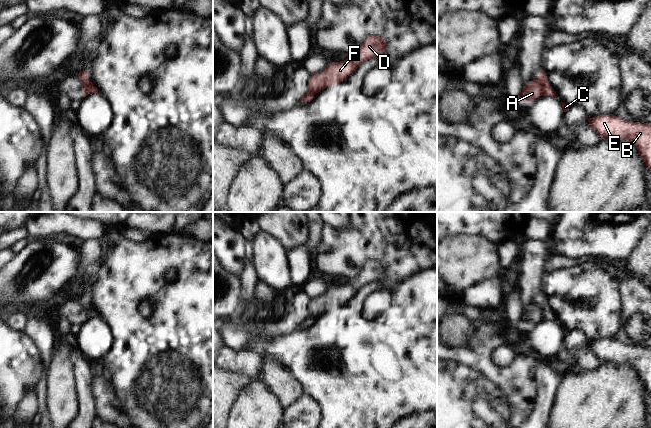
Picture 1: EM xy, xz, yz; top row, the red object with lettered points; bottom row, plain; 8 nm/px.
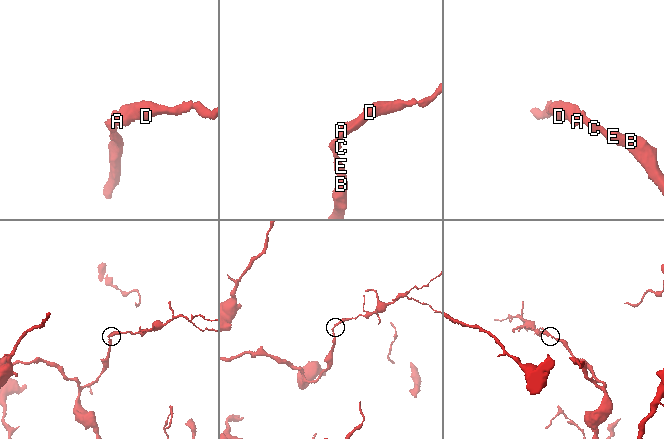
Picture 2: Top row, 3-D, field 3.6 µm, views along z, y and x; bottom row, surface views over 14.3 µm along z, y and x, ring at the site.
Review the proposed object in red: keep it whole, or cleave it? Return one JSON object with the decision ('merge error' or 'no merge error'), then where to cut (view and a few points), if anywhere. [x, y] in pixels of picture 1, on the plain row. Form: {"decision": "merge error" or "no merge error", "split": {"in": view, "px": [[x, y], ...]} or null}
{"decision": "merge error", "split": {"in": "yz", "px": [[536, 302], [543, 318]]}}

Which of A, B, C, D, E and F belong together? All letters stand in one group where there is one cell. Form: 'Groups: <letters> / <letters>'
Groups: A D F / B C E

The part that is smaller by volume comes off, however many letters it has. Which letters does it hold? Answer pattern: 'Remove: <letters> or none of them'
Remove: A, D, F

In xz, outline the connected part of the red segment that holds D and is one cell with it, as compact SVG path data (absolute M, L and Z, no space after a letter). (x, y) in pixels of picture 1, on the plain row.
M368 260L357 276L342 286L328 288L325 293L311 300L309 315L316 318L321 314L343 306L360 288L381 278L386 273L386 265L378 260Z

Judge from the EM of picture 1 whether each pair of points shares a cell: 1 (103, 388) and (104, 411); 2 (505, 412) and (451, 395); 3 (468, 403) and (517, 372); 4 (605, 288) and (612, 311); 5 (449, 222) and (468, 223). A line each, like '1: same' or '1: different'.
1: same
2: same
3: same
4: same
5: same

